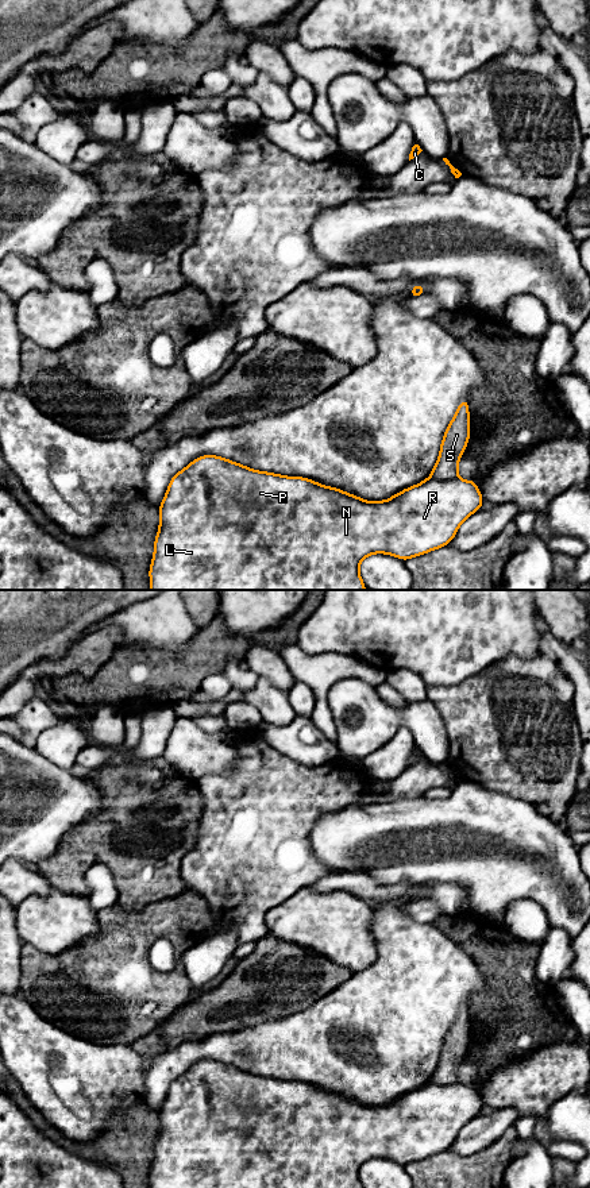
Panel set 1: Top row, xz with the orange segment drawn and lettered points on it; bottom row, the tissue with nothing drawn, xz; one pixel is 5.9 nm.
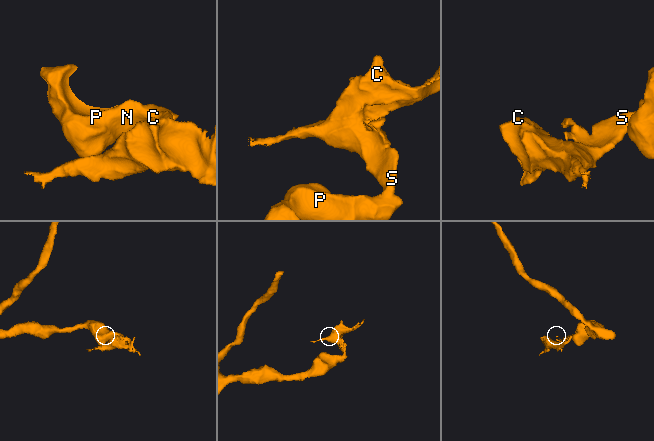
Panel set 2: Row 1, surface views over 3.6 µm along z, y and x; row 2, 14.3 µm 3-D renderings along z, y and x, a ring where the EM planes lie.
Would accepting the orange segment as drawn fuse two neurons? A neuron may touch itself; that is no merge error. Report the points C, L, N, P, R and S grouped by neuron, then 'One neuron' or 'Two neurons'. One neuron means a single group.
Groups: C S / L N P R. Two neurons

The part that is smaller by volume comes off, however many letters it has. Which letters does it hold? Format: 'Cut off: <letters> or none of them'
Cut off: C, S

